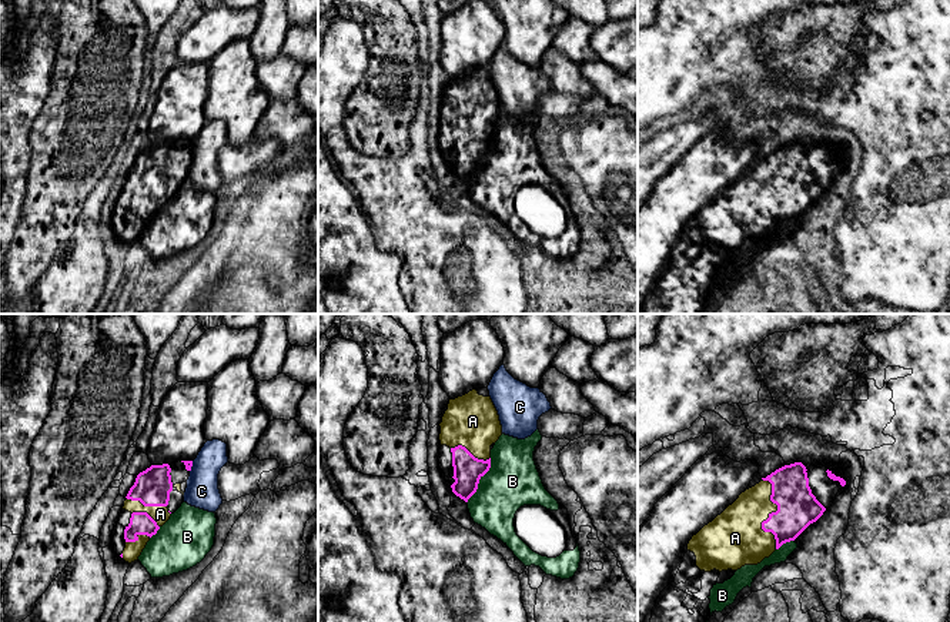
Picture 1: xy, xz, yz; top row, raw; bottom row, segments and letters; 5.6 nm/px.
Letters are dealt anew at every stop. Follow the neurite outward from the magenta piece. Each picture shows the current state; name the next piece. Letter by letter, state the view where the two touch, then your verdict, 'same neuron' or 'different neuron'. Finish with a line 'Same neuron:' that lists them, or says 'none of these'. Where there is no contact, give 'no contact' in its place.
A: meets magenta in yz; same neuron
B: meets magenta in xz; different neuron
C: meets magenta in xy; different neuron
Same neuron: A

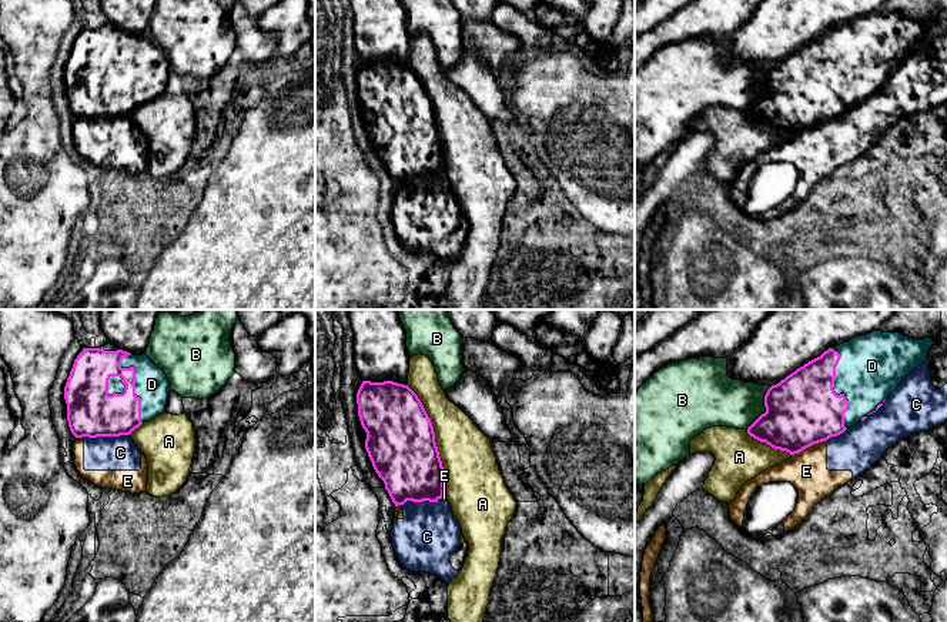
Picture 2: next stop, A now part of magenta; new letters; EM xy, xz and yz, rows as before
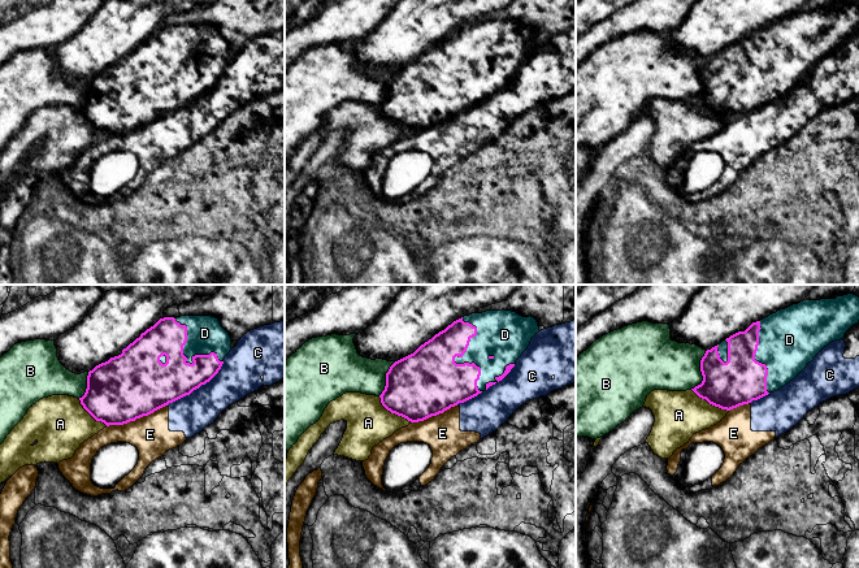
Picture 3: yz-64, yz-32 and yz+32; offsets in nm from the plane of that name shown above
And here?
A: meets magenta in xz; different neuron
B: meets magenta in yz; different neuron
C: meets magenta in xy; different neuron
D: meets magenta in yz; same neuron
E: meets magenta in yz; different neuron
Same neuron: D

